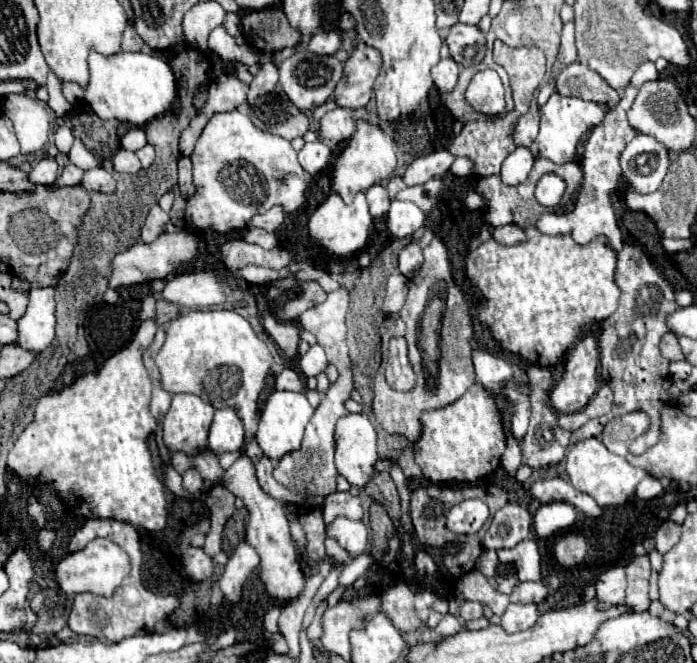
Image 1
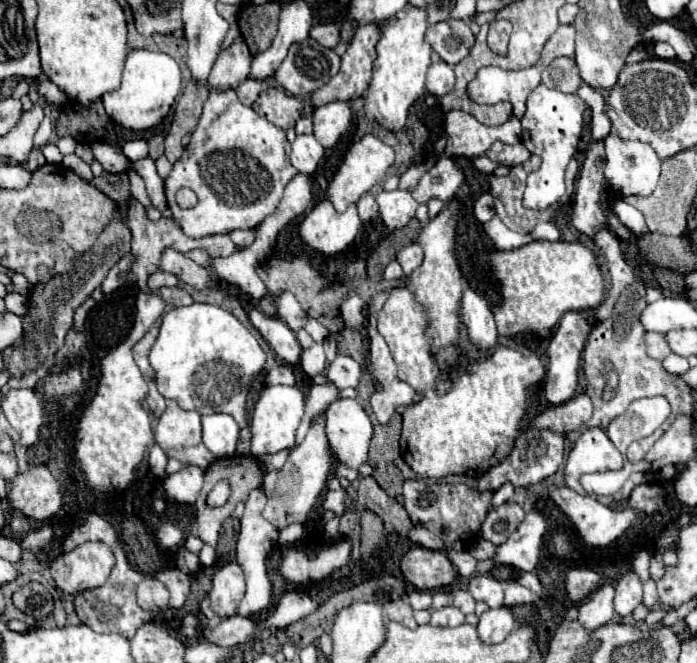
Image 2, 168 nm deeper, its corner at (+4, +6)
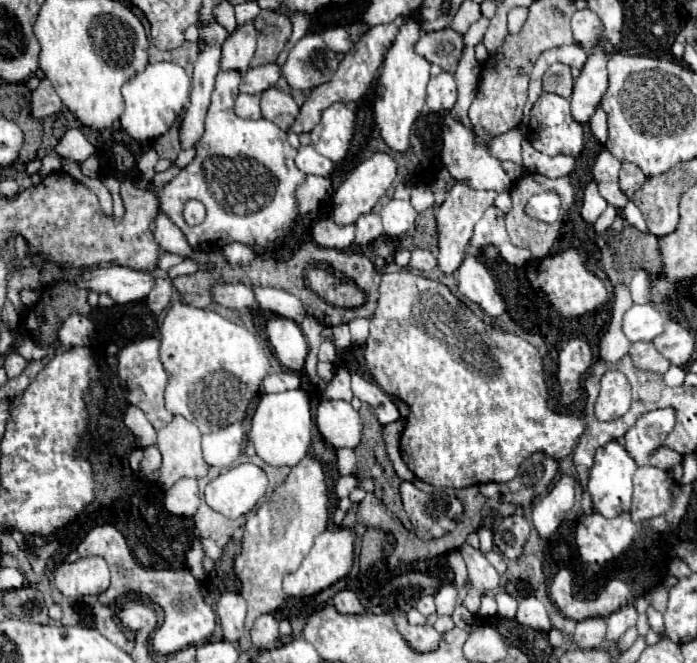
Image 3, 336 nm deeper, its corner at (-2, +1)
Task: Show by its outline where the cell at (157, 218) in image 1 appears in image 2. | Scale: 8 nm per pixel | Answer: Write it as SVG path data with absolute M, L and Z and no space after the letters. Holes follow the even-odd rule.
M132 167L126 171L126 175L128 175L128 179L130 179L130 193L132 193L144 207L150 207L150 199L148 199L148 193L146 193L146 187L144 187L142 177L140 177Z

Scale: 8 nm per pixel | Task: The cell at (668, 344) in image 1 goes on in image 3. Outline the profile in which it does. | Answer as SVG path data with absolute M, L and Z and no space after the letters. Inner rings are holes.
M634 342L630 346L630 356L634 360L634 366L642 370L652 370L664 374L670 366L670 362L656 350L652 342Z

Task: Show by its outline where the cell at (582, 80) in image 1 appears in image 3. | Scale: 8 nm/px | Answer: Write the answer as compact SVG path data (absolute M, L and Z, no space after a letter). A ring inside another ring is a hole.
M552 64L546 74L544 74L544 90L546 92L556 92L562 98L572 96L572 74L570 66L566 64Z

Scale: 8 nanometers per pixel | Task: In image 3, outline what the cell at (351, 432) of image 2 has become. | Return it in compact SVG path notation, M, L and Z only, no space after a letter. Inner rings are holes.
M344 400L320 402L316 410L316 424L326 442L332 444L336 450L340 448L356 450L362 440L364 426L358 410L354 410L350 402Z

